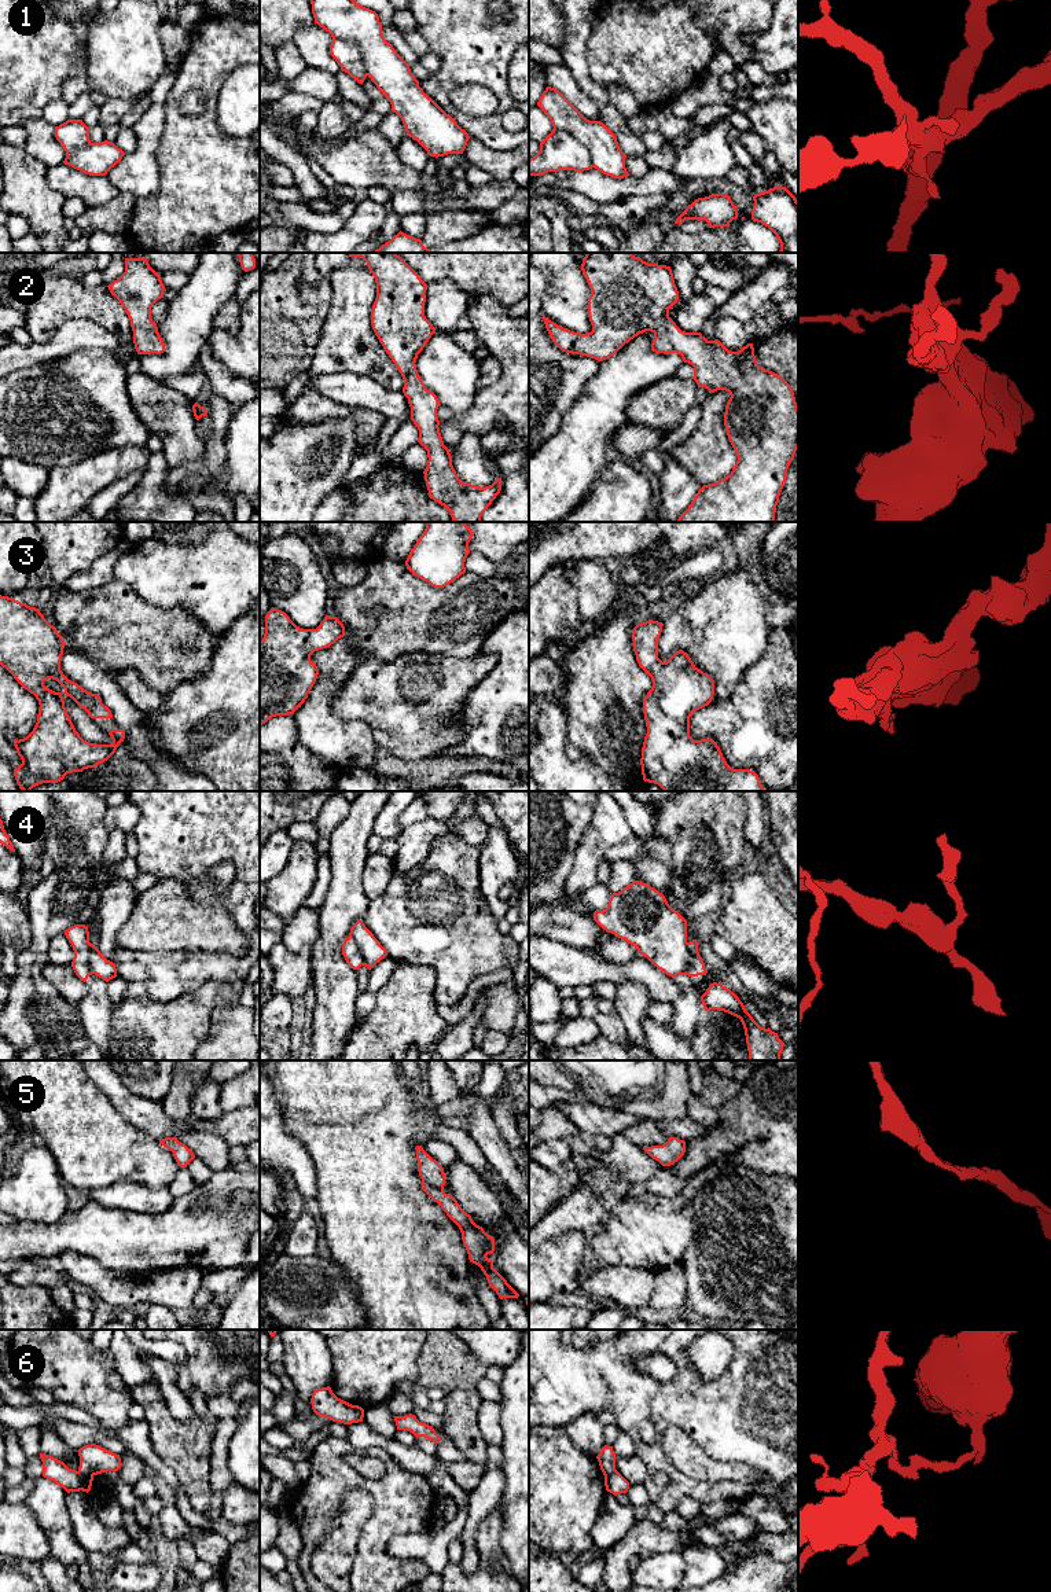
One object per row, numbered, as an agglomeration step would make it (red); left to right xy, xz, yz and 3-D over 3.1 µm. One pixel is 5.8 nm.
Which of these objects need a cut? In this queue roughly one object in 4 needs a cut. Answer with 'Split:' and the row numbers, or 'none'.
Split: 1, 4, 6

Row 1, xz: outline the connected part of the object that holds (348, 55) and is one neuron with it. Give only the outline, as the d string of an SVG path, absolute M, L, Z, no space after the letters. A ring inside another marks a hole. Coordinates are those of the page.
M332 40L330 54L341 66L342 71L348 73L359 84L364 82L367 70L357 44L345 40Z

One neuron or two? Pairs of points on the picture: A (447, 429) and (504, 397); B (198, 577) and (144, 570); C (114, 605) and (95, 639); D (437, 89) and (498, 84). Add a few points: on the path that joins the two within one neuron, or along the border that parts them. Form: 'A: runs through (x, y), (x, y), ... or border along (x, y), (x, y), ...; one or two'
A: runs through (460, 423), (473, 421), (491, 403); one
B: runs through (184, 574), (161, 574), (158, 572); one
C: runs through (114, 613), (113, 621), (103, 631); one
D: runs through (452, 76), (482, 76); one

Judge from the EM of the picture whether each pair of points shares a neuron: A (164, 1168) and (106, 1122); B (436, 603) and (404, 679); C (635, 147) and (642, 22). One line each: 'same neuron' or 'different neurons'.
A: same neuron
B: different neurons
C: different neurons

